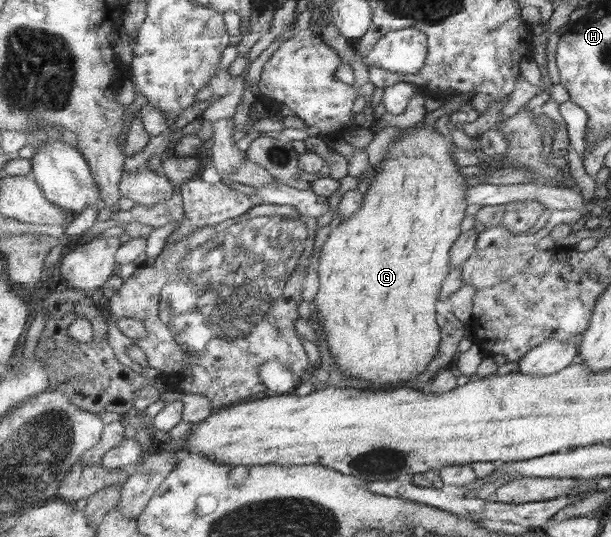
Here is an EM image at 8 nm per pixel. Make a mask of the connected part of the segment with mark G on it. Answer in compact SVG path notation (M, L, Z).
M425 120L417 122L414 126L403 128L405 134L399 136L388 147L380 168L375 172L375 177L369 182L369 188L366 191L363 206L351 216L347 216L329 235L328 239L322 246L319 260L316 262L316 270L319 273L319 291L315 295L315 313L312 317L317 322L318 329L323 330L327 347L333 356L333 361L341 367L343 373L347 373L349 377L359 377L377 385L385 385L385 383L395 383L395 381L405 381L405 379L413 379L417 375L421 375L427 367L434 362L438 356L438 347L442 345L441 329L437 325L437 301L439 301L439 293L443 287L443 281L449 273L449 251L455 246L456 240L463 234L463 219L467 213L467 176L461 173L461 165L453 160L453 147L455 143L451 137L447 138L441 135L433 123L425 123Z

